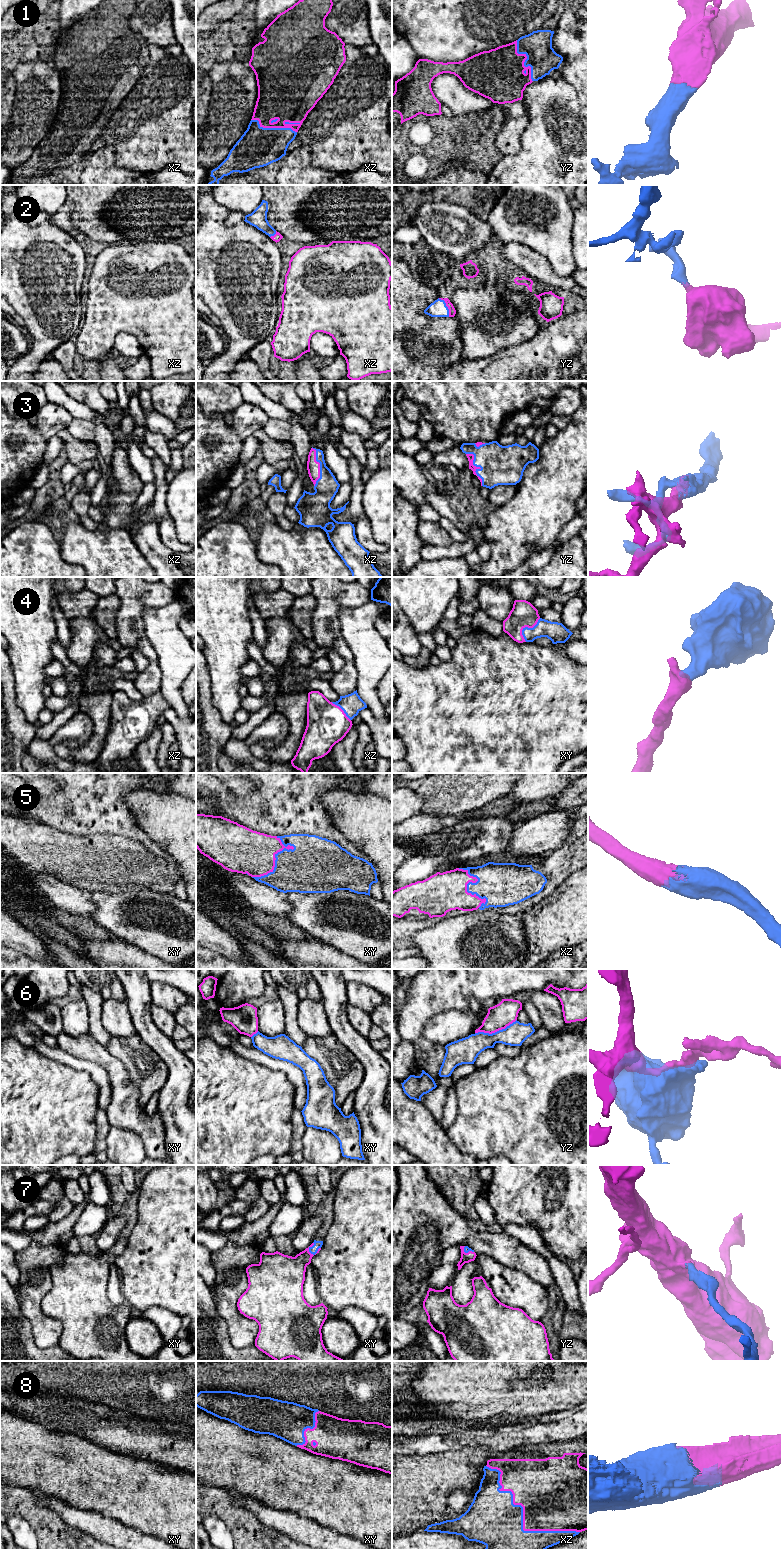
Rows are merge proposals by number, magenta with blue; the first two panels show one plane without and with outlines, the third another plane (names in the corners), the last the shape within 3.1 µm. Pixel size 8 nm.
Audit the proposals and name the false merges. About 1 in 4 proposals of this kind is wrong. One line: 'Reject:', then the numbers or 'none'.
Reject: 6

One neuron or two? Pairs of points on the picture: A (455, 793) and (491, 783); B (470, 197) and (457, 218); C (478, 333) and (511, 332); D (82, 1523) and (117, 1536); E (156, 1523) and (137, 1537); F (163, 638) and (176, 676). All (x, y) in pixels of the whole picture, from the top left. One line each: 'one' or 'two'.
A: one
B: two
C: one
D: one
E: two
F: one

